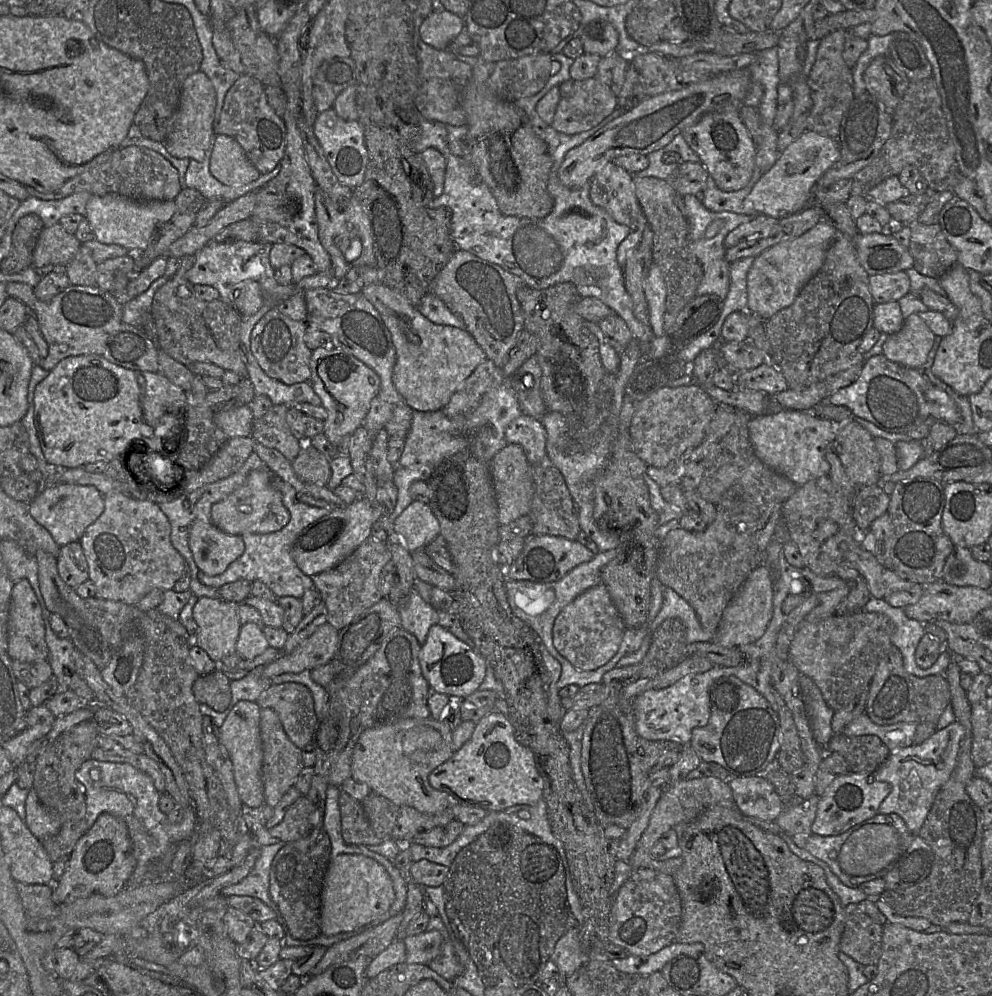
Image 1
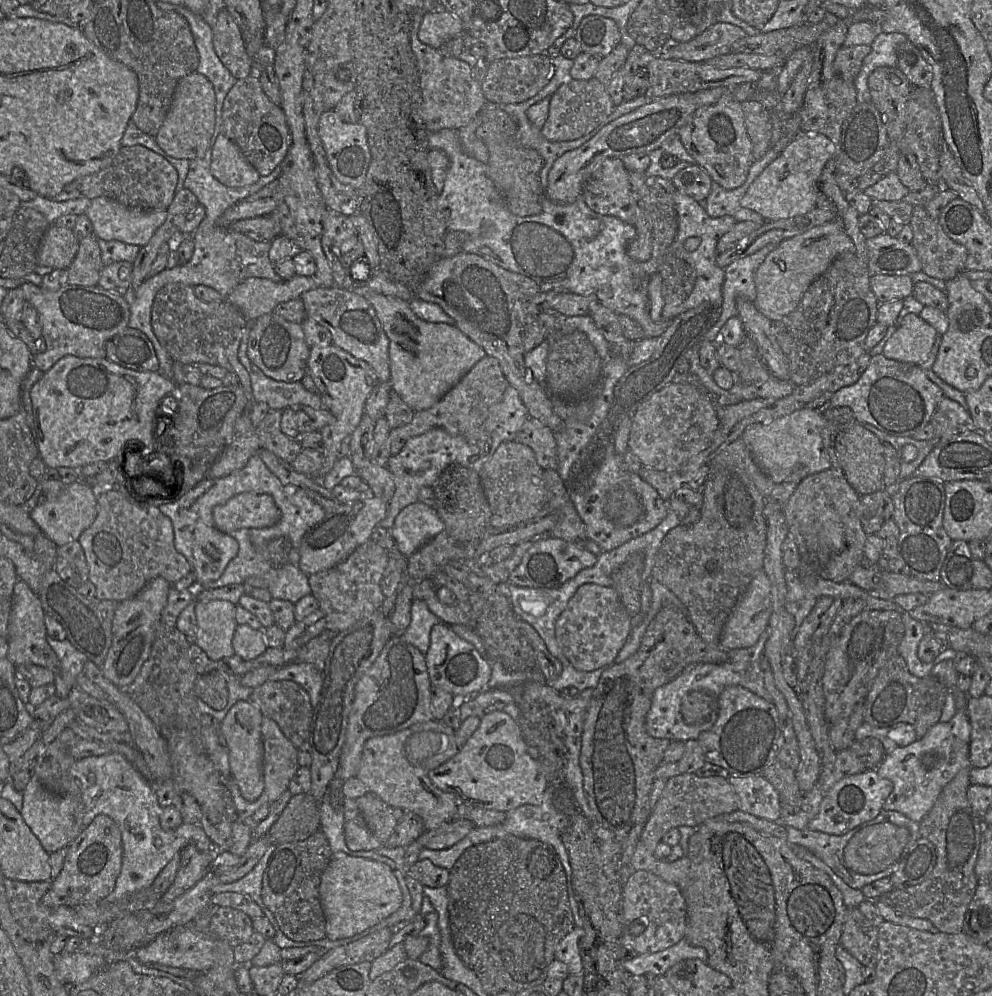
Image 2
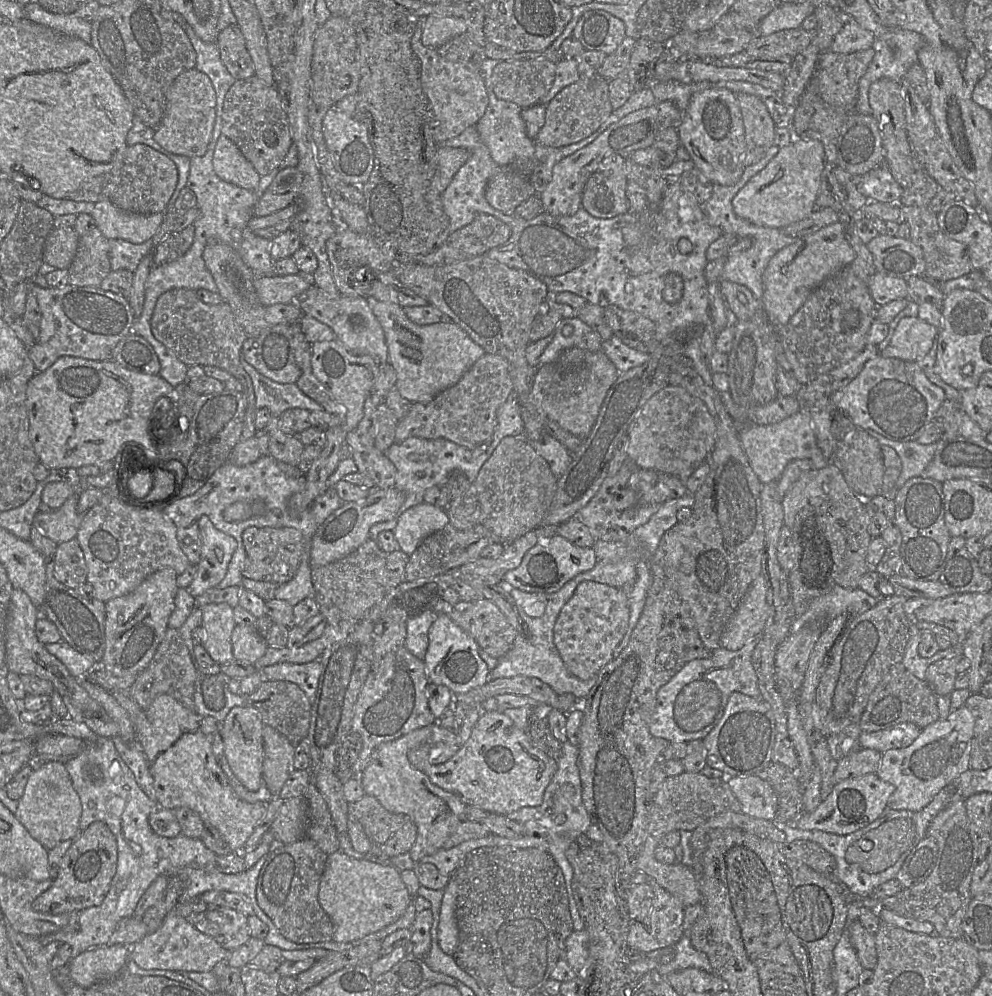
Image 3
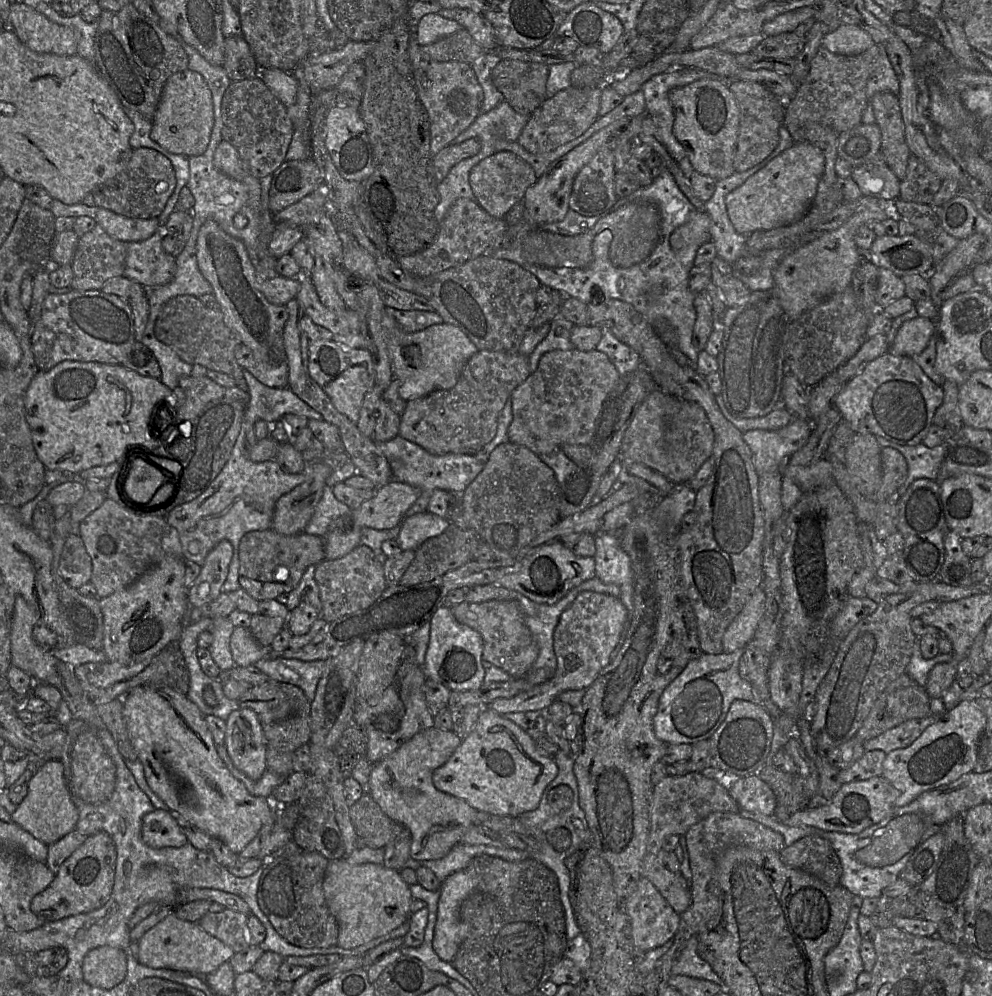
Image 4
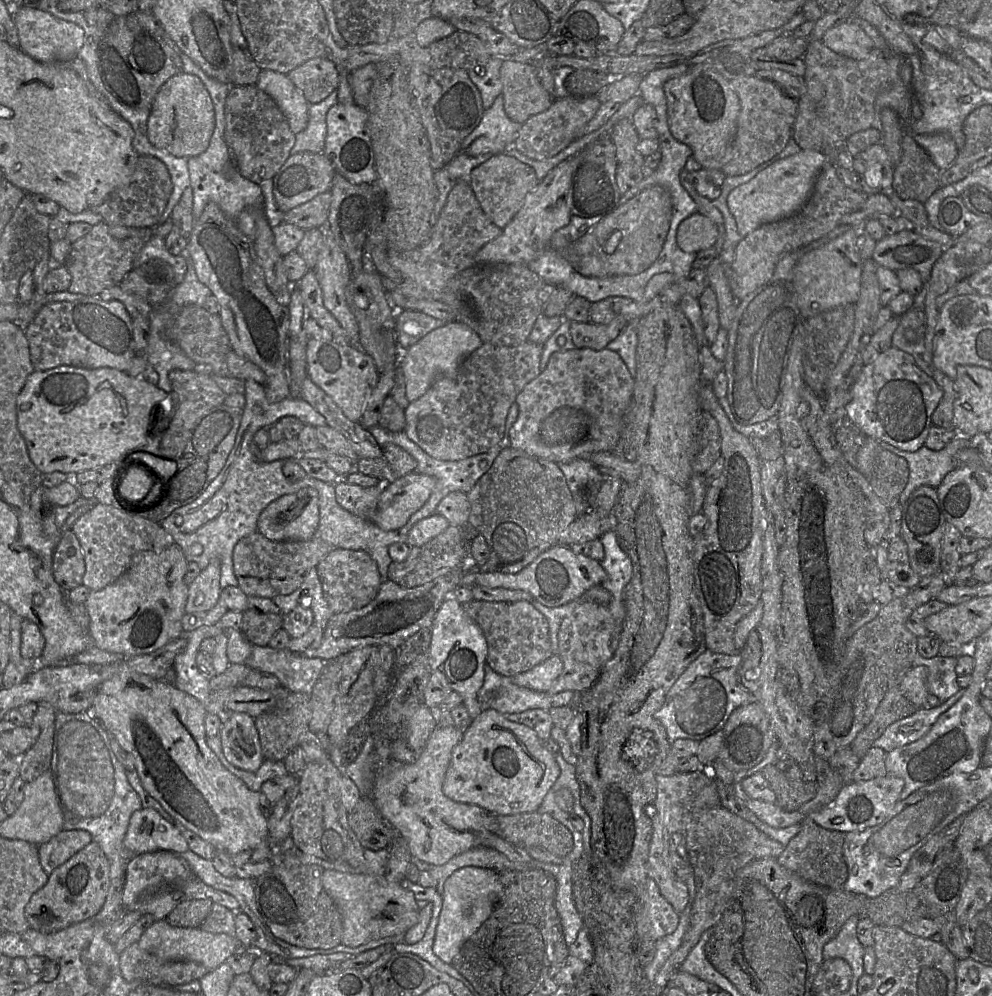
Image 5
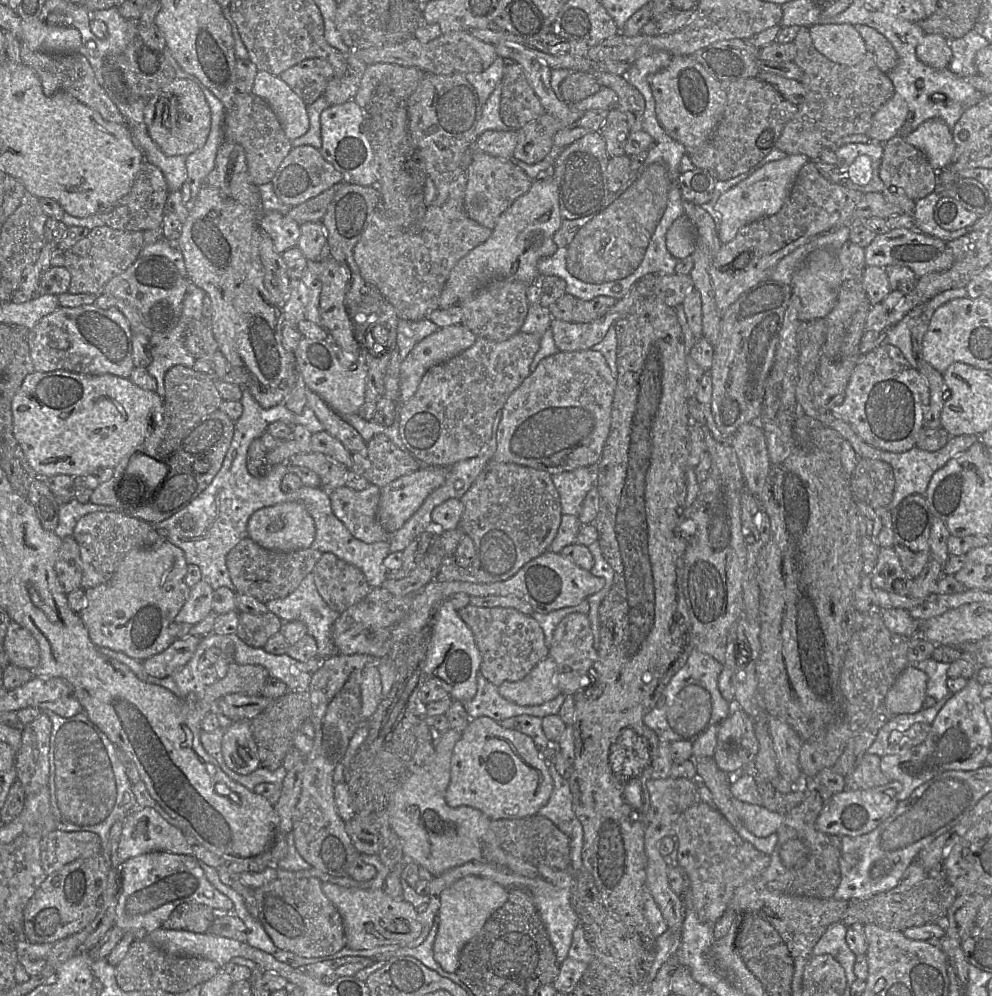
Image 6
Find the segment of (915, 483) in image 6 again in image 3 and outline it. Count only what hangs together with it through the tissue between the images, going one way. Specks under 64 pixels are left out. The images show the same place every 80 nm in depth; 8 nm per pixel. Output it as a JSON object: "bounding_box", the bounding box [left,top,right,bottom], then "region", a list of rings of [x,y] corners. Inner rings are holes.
{"bounding_box":[865,429,938,489],"region":[[[871,429],[865,431],[873,436],[881,446],[893,448],[899,456],[902,470],[896,481],[898,489],[910,478],[922,476],[938,449],[938,441],[930,444],[920,444],[917,441],[898,442],[890,440]]]}

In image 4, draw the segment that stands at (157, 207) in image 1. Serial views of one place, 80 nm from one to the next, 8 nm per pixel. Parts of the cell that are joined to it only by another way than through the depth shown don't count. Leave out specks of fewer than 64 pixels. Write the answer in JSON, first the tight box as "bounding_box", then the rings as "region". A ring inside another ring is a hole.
{"bounding_box":[94,208,163,242],"region":[[[97,208],[94,220],[113,239],[122,242],[142,242],[163,228],[158,218],[132,219],[104,208]]]}

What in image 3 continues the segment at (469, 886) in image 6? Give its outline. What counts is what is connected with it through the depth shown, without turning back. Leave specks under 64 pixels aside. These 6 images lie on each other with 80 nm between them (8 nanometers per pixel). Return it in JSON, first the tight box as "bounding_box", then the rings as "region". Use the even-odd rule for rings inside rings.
{"bounding_box":[438,880,458,956],"region":[[[449,880],[444,888],[438,925],[438,943],[441,950],[453,956],[458,945],[458,927],[455,918],[457,884]]]}

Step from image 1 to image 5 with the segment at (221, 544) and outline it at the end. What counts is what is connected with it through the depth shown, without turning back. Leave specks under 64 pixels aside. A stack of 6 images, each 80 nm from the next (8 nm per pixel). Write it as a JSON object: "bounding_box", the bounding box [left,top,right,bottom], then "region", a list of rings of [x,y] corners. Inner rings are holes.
{"bounding_box":[185,558,221,614],"region":[[[212,558],[194,581],[188,585],[185,613],[193,614],[210,610],[218,603],[221,574],[221,561]]]}

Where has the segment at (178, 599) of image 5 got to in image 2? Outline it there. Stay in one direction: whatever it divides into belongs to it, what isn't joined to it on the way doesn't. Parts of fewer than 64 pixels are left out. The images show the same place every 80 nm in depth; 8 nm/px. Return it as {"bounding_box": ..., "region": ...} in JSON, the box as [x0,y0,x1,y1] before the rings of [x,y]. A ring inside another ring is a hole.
{"bounding_box":[100,577,171,689],"region":[[[156,577],[135,596],[118,603],[112,621],[112,643],[104,663],[100,667],[104,677],[117,687],[126,689],[136,679],[148,659],[171,586],[164,578]]]}

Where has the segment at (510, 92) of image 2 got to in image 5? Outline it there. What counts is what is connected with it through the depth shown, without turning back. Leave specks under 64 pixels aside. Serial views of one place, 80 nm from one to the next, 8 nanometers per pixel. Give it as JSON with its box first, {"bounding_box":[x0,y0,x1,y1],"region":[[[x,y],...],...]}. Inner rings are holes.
{"bounding_box":[500,60,554,124],"region":[[[504,60],[500,68],[500,79],[504,111],[511,120],[520,124],[547,110],[554,100],[543,88],[538,69],[531,63]]]}

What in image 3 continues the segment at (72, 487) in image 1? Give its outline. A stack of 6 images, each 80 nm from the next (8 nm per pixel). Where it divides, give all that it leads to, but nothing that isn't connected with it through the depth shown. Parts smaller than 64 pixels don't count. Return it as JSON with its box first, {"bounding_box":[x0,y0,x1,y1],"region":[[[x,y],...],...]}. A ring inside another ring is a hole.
{"bounding_box":[33,491,84,544],"region":[[[79,491],[57,509],[50,512],[39,510],[34,516],[33,524],[57,544],[76,538],[84,515],[77,512],[78,497]]]}

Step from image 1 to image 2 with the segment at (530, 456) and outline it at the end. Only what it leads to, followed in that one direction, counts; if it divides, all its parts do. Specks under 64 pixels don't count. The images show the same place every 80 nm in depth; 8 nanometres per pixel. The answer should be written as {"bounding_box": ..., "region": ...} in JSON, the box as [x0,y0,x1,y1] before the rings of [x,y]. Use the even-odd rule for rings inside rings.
{"bounding_box":[514,417,557,469],"region":[[[529,417],[514,438],[534,452],[538,464],[545,469],[557,468],[557,445],[554,433],[540,422]]]}

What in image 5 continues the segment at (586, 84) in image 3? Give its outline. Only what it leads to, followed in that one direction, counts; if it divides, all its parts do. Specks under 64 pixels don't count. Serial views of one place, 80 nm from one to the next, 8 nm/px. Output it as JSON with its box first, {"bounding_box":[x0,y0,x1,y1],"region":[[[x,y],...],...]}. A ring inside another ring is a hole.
{"bounding_box":[513,95,601,159],"region":[[[568,95],[564,98],[554,99],[547,110],[530,117],[522,124],[513,146],[530,159],[548,159],[582,137],[582,129],[594,117],[601,104],[596,95],[588,97]]]}

